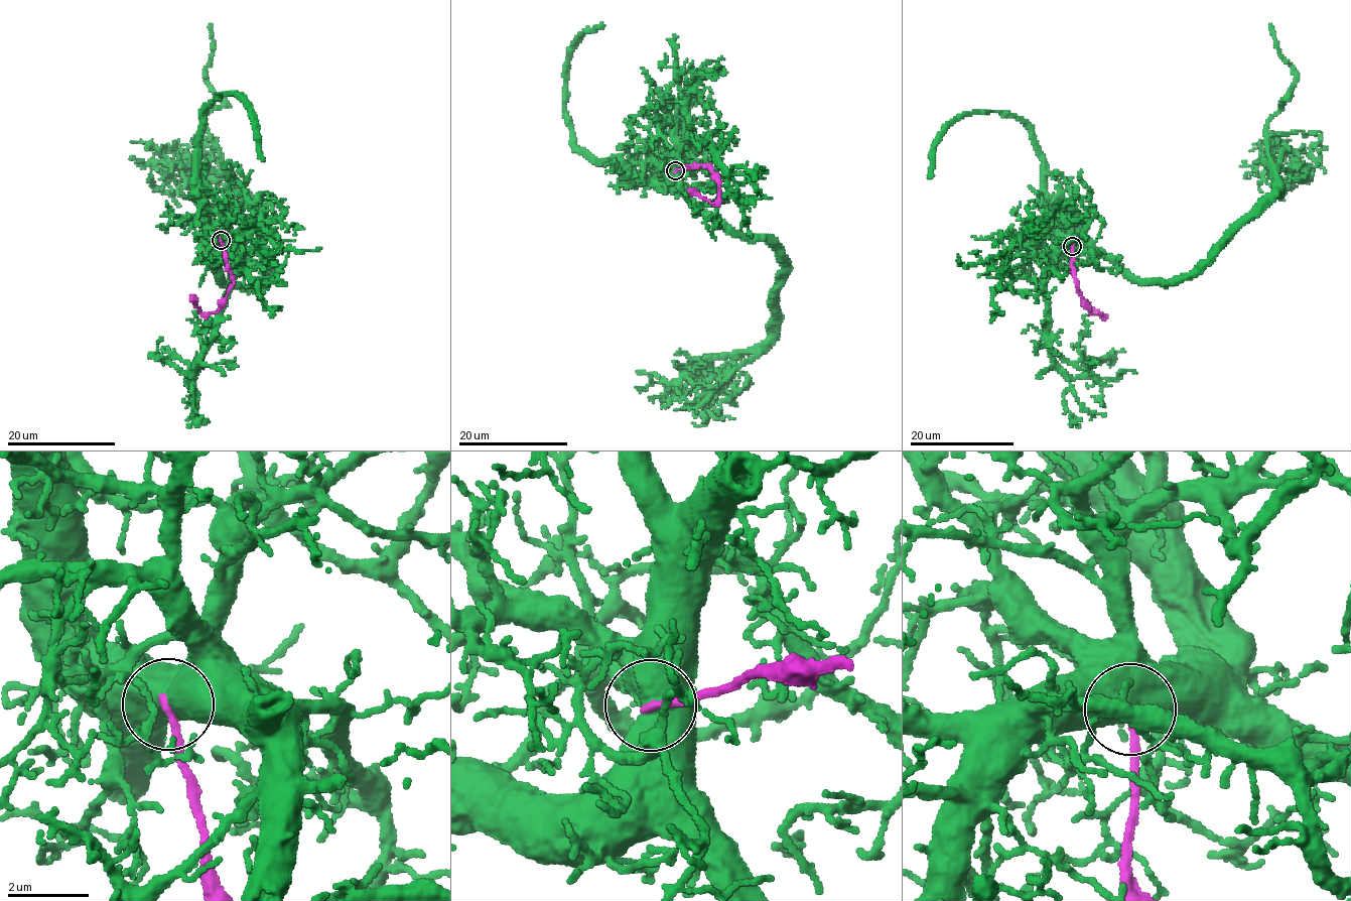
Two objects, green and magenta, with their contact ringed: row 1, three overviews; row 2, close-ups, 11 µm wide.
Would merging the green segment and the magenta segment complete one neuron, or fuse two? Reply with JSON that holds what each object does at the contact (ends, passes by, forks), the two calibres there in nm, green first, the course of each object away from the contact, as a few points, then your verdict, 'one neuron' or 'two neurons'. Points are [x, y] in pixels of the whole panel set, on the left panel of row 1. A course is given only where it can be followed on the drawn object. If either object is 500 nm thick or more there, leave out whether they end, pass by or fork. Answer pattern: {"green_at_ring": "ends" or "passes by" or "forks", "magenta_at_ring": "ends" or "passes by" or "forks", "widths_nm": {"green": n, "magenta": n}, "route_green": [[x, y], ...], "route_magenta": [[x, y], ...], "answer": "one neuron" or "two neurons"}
{"widths_nm": {"green": 750, "magenta": 200}, "route_green": [[221, 240], [223, 281], [259, 289], [260, 213], [204, 121], [224, 103], [207, 83], [209, 23]], "route_magenta": [[221, 240], [226, 266], [233, 281], [224, 304], [215, 311], [201, 312], [190, 297]], "answer": "two neurons"}

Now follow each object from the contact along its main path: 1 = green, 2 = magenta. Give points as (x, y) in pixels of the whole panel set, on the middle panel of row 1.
1: (675, 170), (685, 197), (776, 246), (774, 314), (767, 341), (690, 363), (676, 392), (636, 371)
2: (675, 170), (708, 165), (718, 178), (717, 200), (714, 204), (688, 189)

